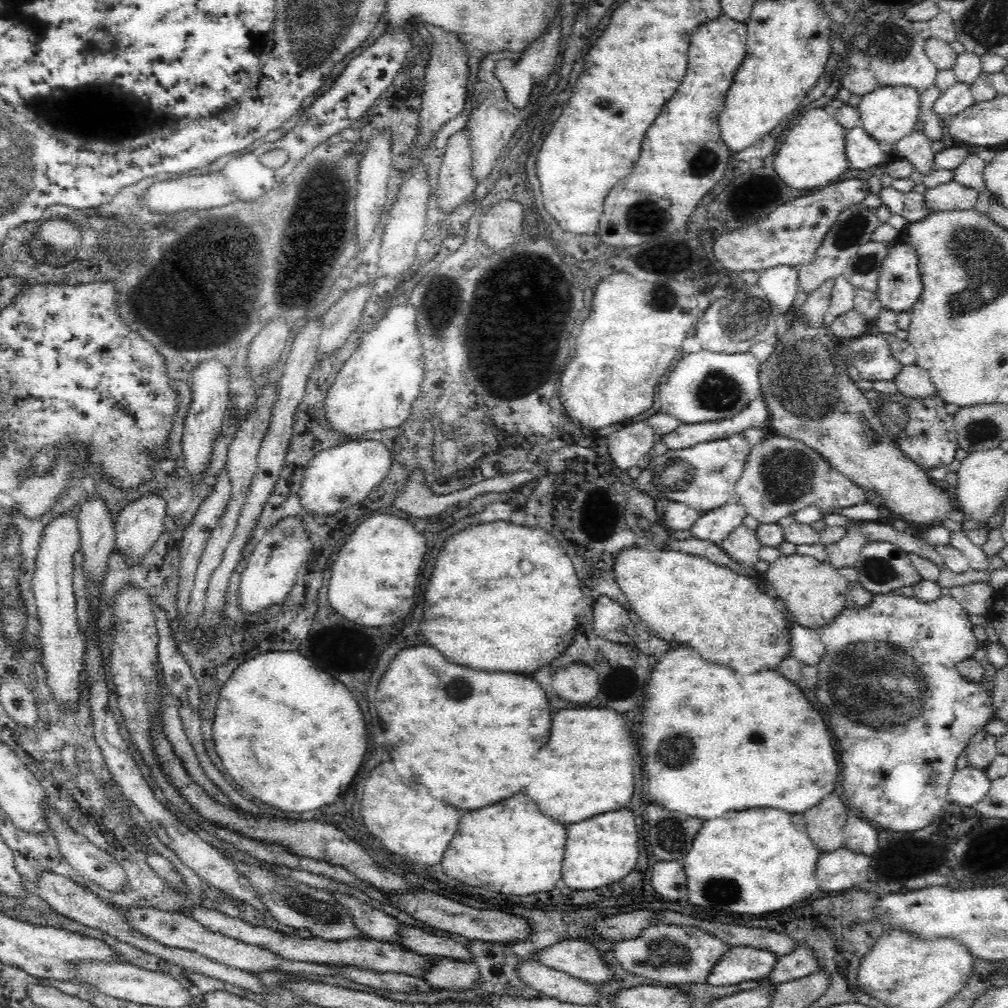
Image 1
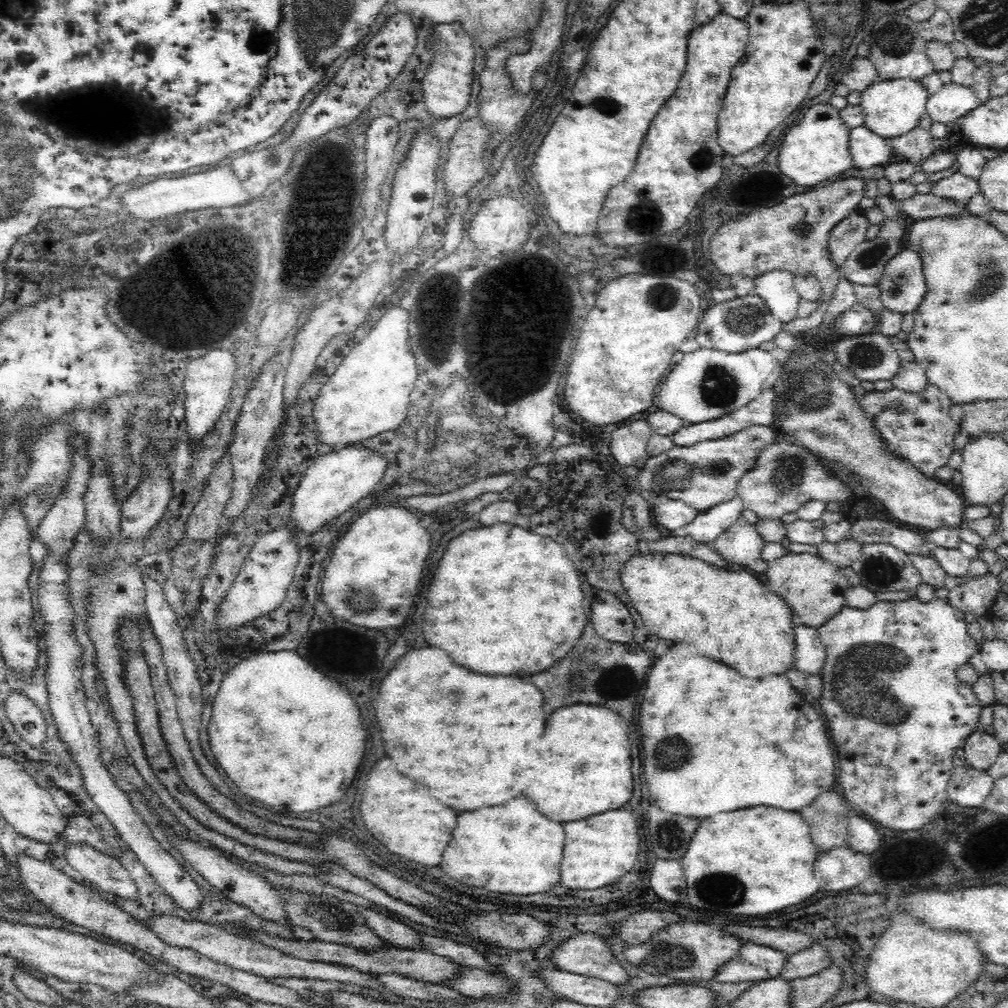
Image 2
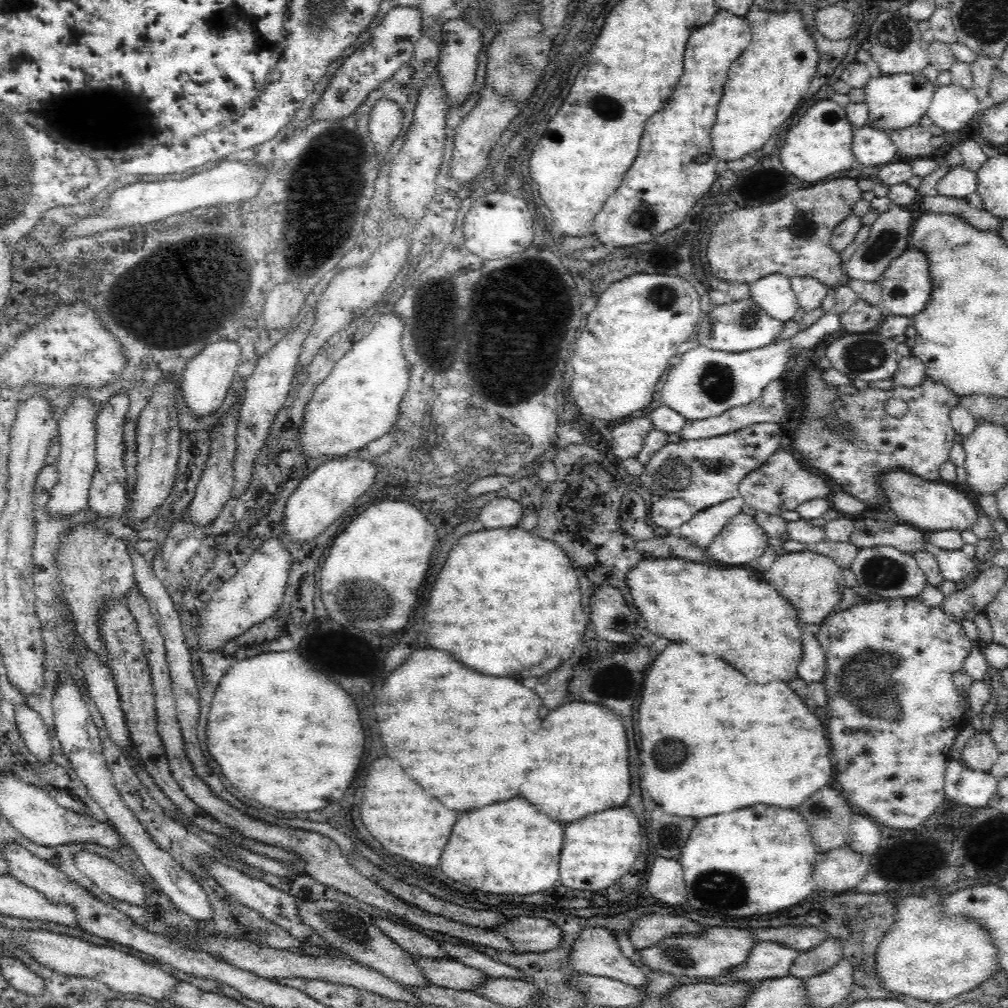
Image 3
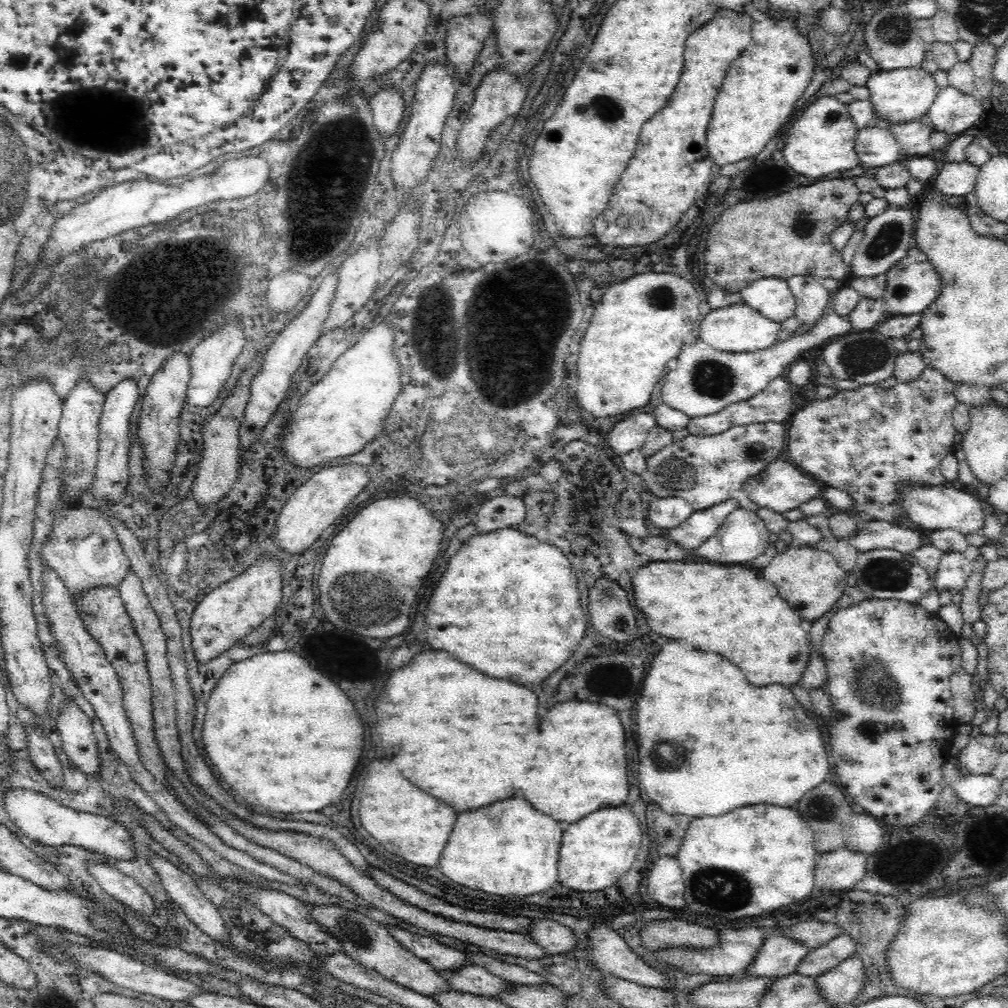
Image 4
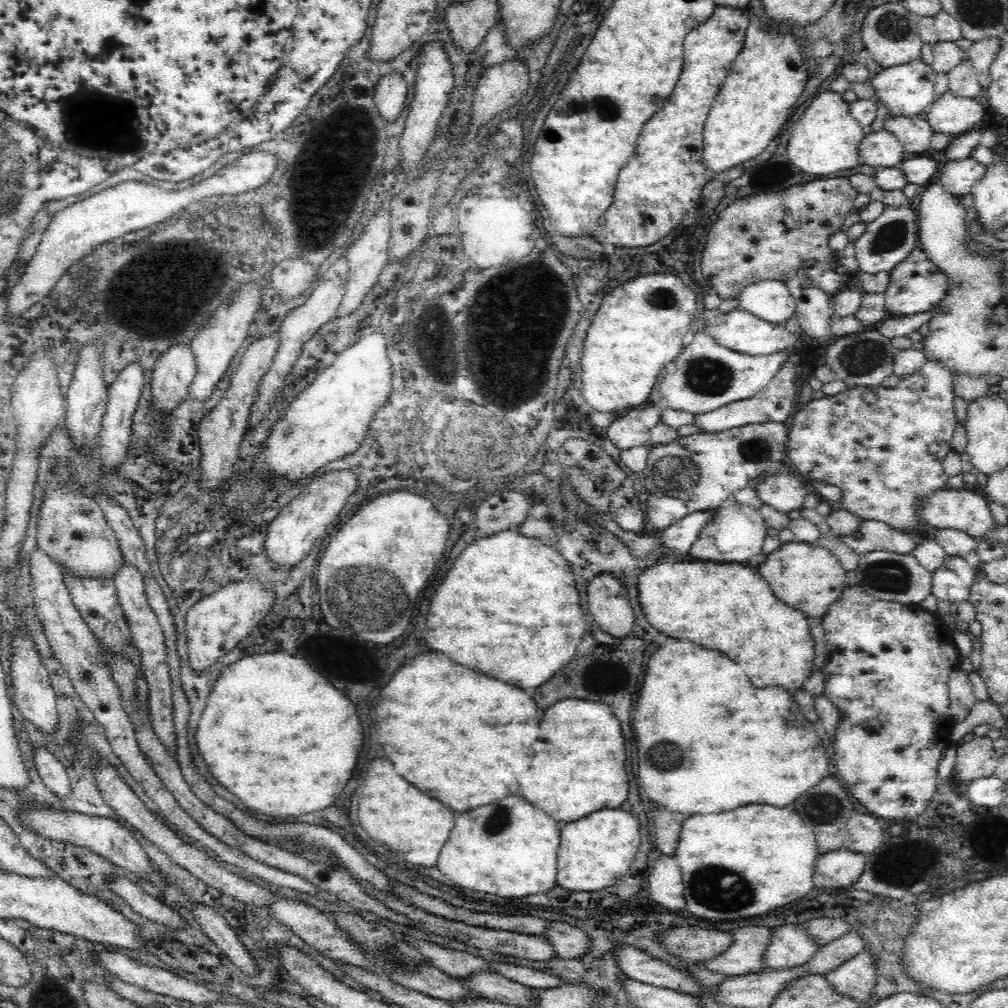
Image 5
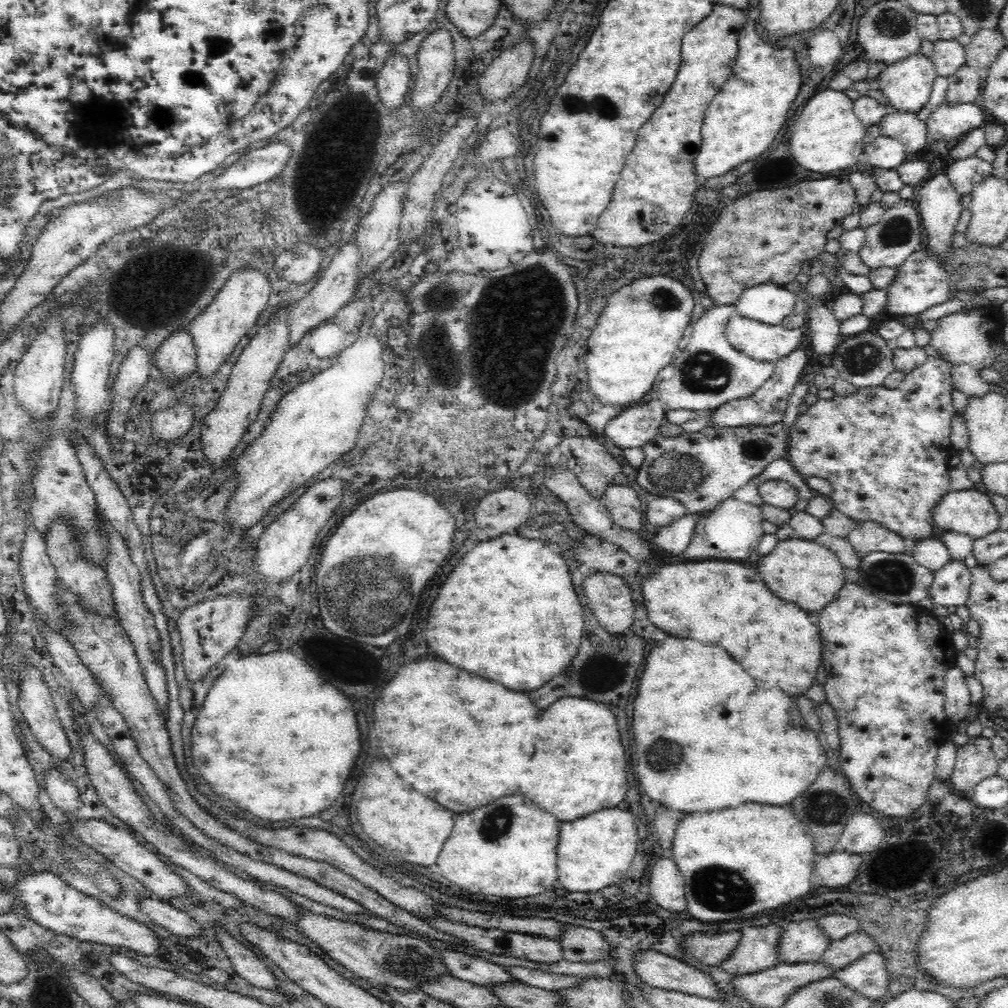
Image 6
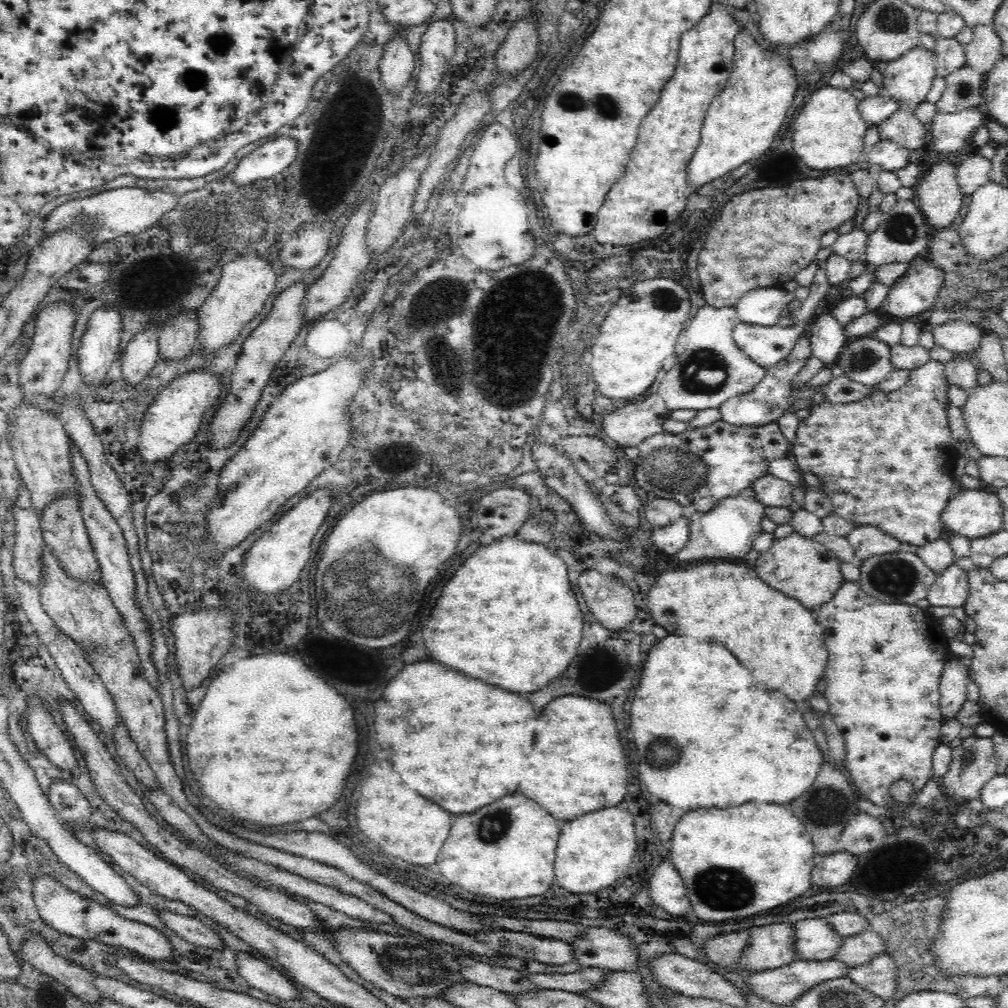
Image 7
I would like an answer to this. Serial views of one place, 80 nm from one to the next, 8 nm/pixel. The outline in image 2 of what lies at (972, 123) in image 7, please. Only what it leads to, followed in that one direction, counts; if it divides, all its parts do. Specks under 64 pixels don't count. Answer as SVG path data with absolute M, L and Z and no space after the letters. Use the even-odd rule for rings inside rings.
M949 83L927 99L925 110L932 121L949 126L958 124L980 104L971 87Z

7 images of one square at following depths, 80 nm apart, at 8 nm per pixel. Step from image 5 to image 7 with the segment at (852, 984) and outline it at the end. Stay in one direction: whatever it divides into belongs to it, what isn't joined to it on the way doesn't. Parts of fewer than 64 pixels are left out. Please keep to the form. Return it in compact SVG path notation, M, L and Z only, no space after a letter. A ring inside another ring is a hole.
M886 953L876 954L866 964L849 968L844 977L881 999L894 998L896 967Z

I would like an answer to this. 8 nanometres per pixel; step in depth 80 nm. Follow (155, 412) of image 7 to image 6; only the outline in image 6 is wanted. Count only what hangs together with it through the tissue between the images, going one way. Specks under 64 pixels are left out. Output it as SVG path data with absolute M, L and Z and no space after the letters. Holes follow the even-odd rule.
M179 399L169 409L162 409L154 414L152 432L155 440L166 444L180 436L184 437L190 431L194 419L196 417L192 415L190 406L185 405L184 399Z

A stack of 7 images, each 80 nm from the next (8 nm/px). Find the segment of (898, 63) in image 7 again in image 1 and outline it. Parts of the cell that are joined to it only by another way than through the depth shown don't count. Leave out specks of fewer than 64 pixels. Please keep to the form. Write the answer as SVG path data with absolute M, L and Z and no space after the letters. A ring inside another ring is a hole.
M898 85L895 87L880 86L862 97L858 104L860 126L886 150L892 150L900 139L915 132L920 112L919 93L914 87Z

